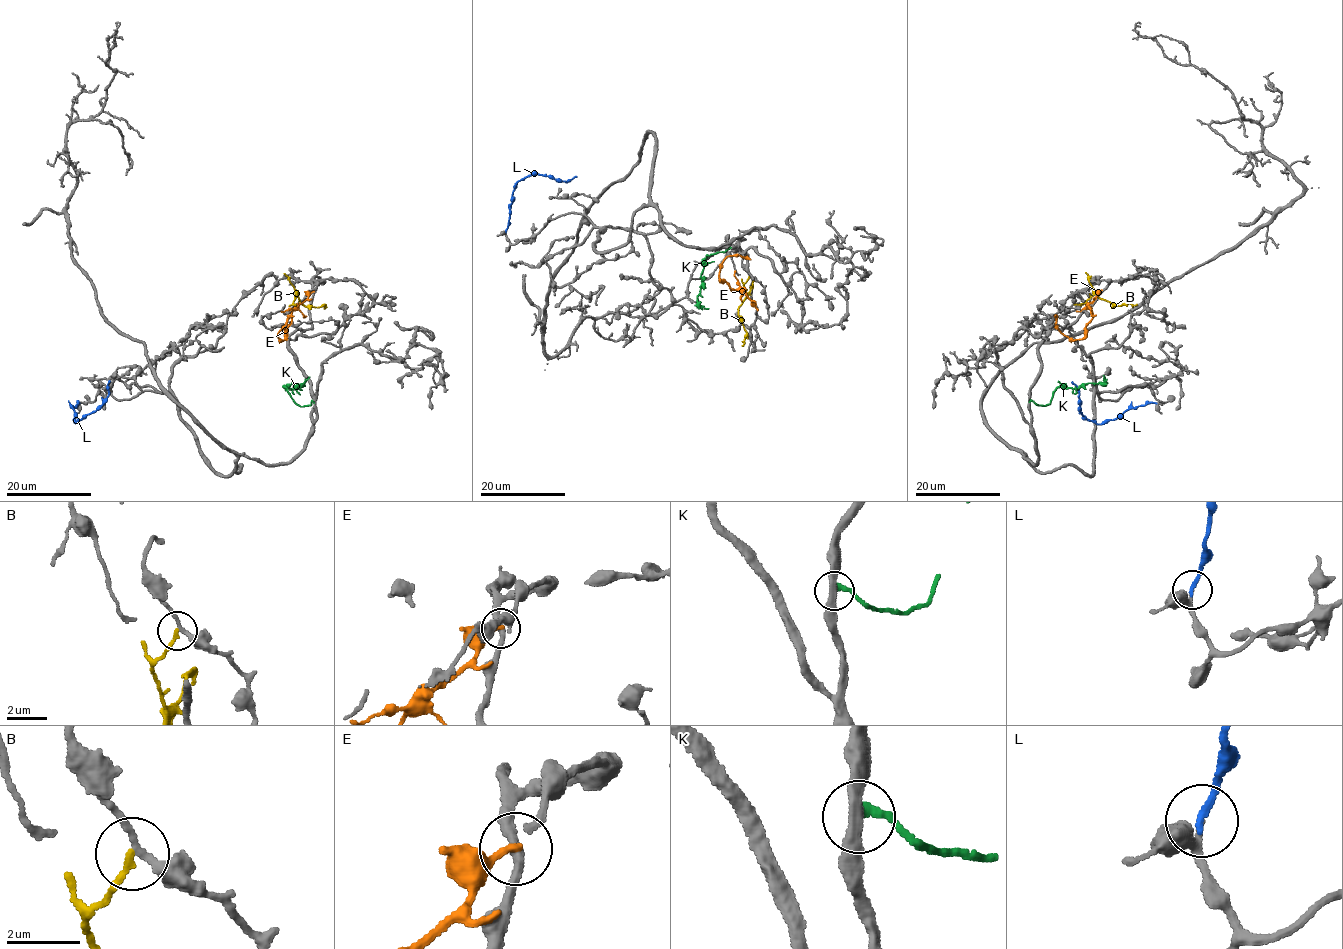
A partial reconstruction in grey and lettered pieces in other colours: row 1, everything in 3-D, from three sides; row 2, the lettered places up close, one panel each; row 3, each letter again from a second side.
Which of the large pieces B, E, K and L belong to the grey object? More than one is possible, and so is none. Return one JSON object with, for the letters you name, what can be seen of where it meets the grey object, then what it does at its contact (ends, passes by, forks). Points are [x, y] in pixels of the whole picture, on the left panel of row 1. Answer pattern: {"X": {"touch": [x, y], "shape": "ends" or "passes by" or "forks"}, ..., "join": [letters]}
{"L": {"touch": [79, 402], "shape": "ends"}, "join": ["L"]}

